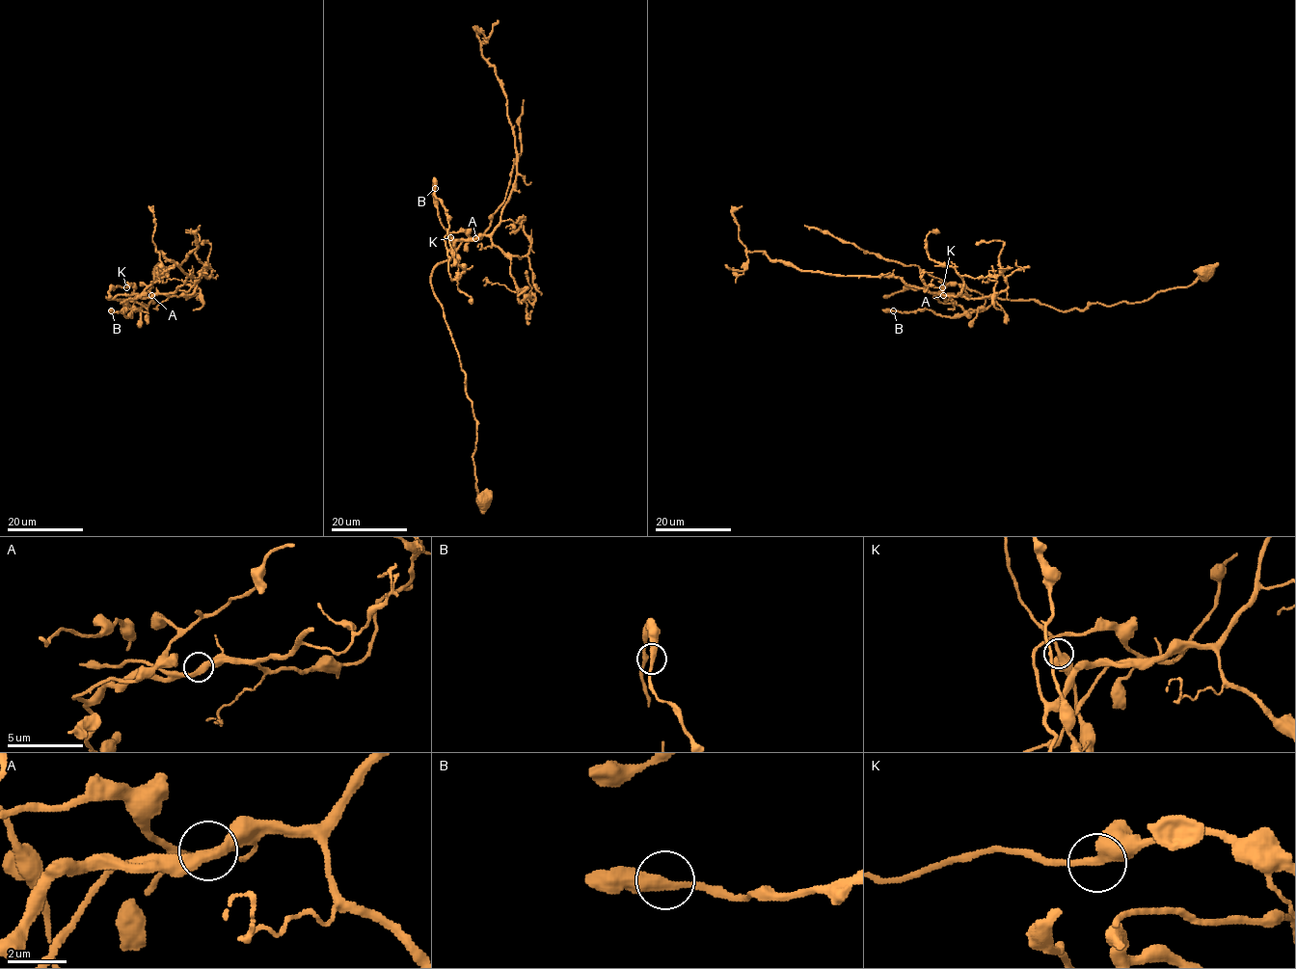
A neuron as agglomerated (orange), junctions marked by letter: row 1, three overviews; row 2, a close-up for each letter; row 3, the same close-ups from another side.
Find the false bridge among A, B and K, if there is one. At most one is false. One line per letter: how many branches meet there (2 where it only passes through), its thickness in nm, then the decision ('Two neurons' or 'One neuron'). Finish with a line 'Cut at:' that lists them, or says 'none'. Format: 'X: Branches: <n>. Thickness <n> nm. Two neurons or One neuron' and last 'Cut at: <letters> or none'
A: Branches: 2. Thickness 360 nm. One neuron
B: Branches: 2. Thickness 360 nm. One neuron
K: Branches: 2. Thickness 360 nm. One neuron
Cut at: none

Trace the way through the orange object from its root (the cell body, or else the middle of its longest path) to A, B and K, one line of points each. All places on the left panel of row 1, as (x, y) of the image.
A: (161, 270), (148, 290), (153, 302), (142, 303), (142, 309), (107, 298), (151, 295)
B: (161, 270), (152, 303), (135, 311), (107, 298), (121, 294), (138, 294), (124, 312), (139, 309), (111, 310)
K: (161, 270), (148, 290), (153, 302), (142, 309), (107, 298), (138, 294), (124, 312), (134, 291), (126, 287)

